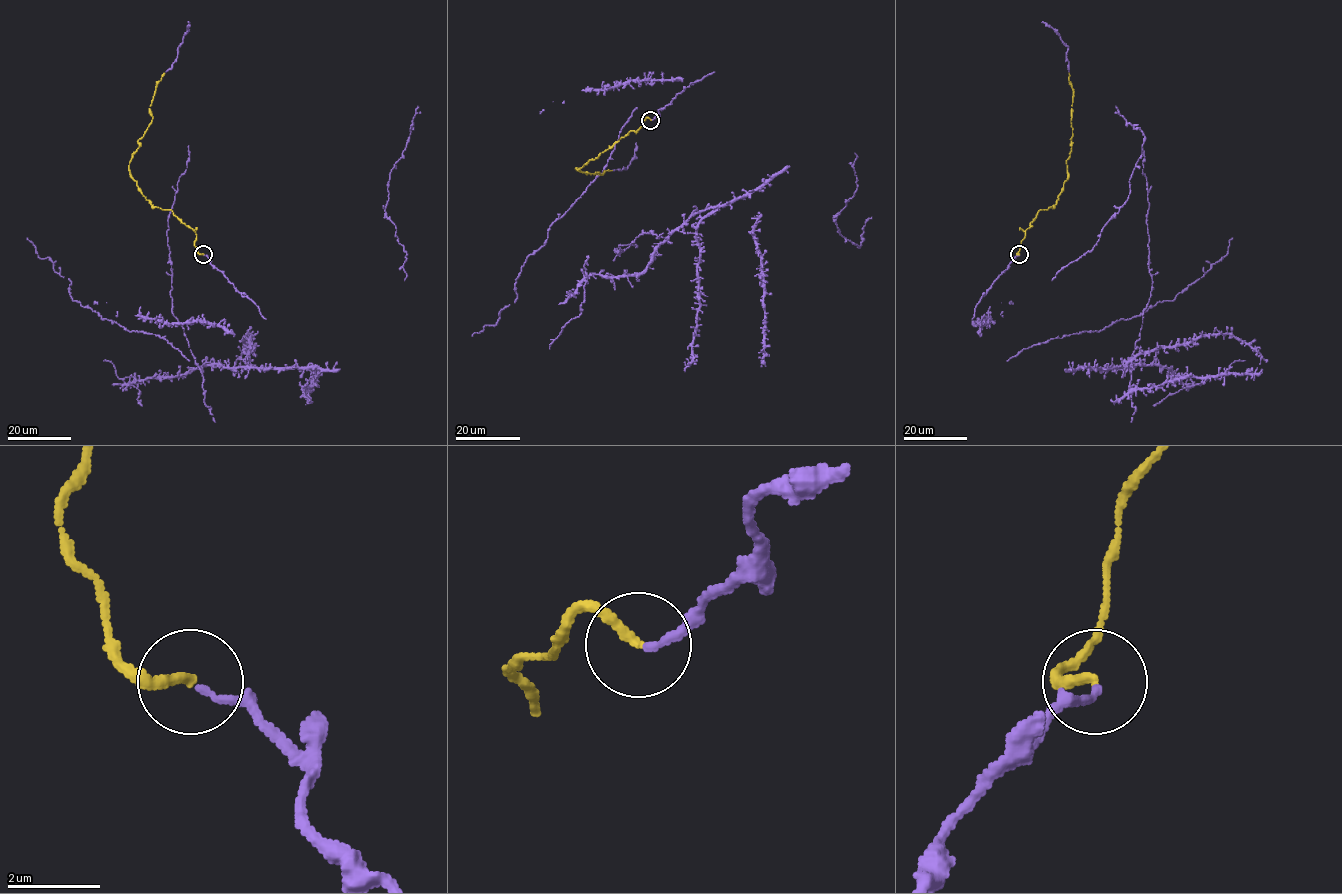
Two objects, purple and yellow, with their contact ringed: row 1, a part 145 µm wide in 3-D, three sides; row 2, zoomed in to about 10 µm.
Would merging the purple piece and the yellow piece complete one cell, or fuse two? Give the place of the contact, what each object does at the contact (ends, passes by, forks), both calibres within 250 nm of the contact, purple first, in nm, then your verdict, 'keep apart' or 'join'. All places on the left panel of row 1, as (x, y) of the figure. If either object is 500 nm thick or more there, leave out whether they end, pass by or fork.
place (203, 254); purple ends; yellow ends; calibres 170 and 240 nm; join

